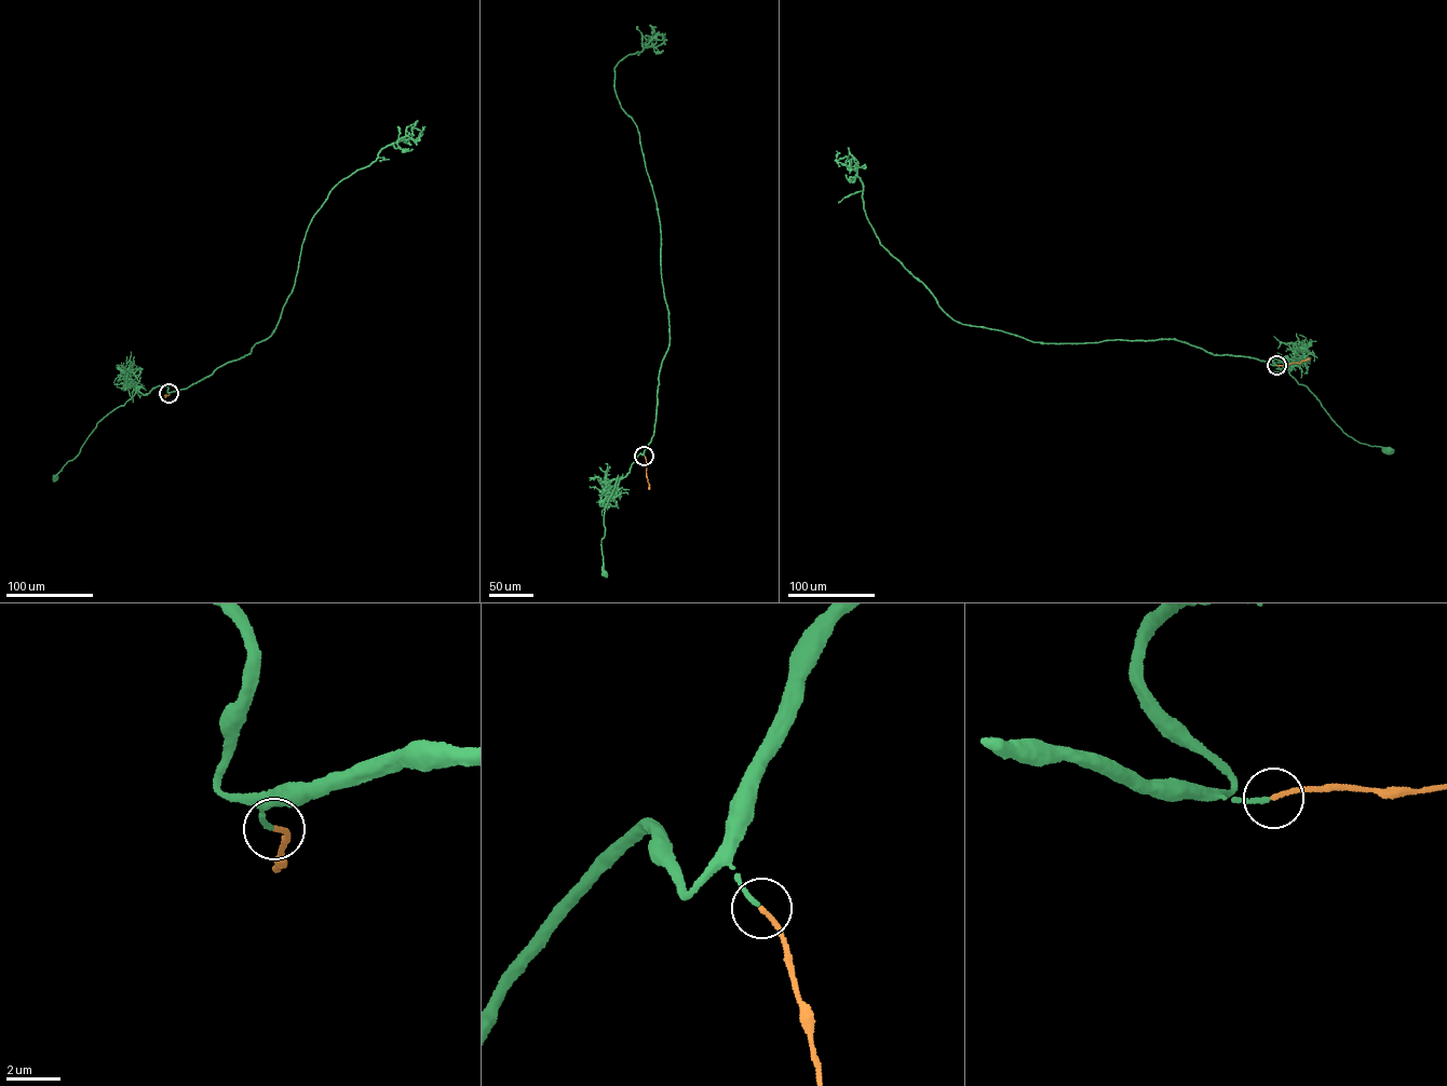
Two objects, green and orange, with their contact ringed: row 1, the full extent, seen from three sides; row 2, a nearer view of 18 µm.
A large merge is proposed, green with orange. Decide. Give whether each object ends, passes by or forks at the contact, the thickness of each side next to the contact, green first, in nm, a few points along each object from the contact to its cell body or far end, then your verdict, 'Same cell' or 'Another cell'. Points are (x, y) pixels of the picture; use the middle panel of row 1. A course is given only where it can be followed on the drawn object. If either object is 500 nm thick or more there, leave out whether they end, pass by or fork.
At the ring green ends. At the ring orange ends. Thickness 170 nm (green) against 170 nm. Course of green: (644, 456), (637, 456), (626, 475), (617, 477), (604, 508), (605, 531), (600, 544), (605, 573). Course of orange: (644, 456), (648, 489). Same cell

